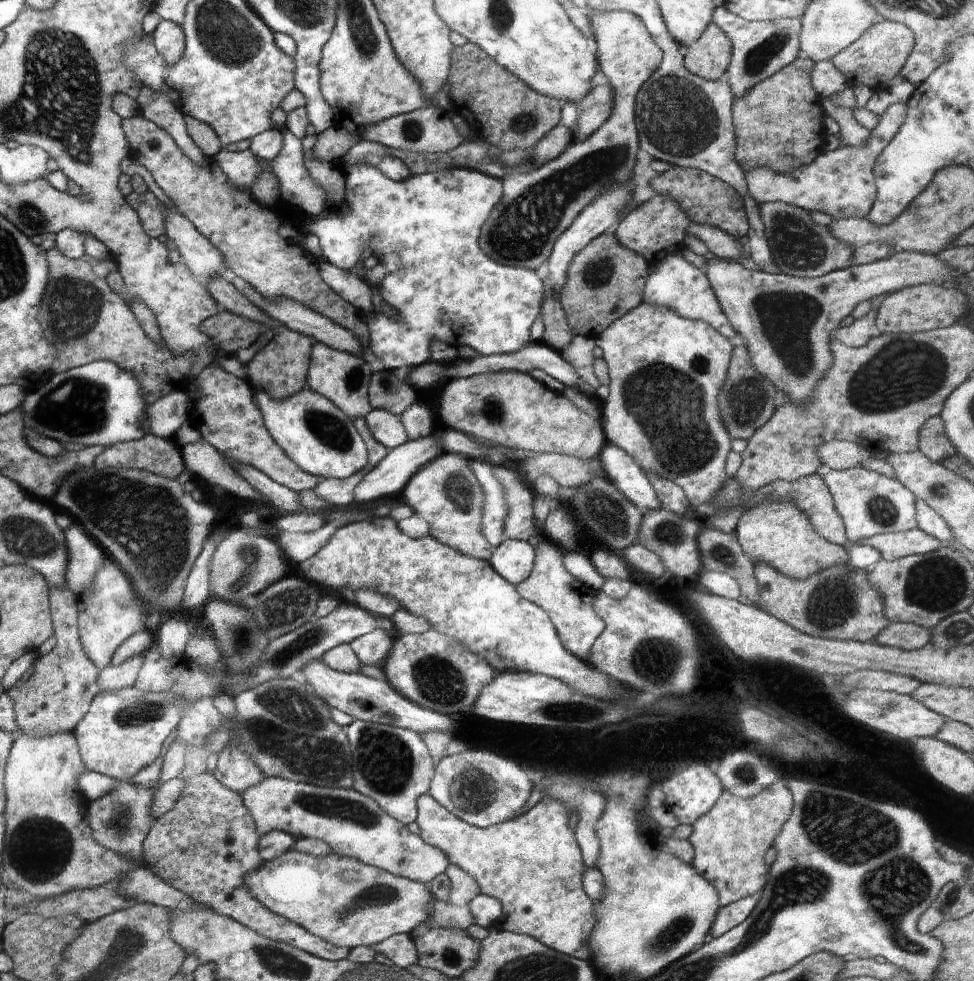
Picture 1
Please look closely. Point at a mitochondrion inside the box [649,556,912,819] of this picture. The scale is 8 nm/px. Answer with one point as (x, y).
(835, 601)

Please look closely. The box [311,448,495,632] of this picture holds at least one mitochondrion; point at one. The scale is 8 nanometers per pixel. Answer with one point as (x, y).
(458, 490)

